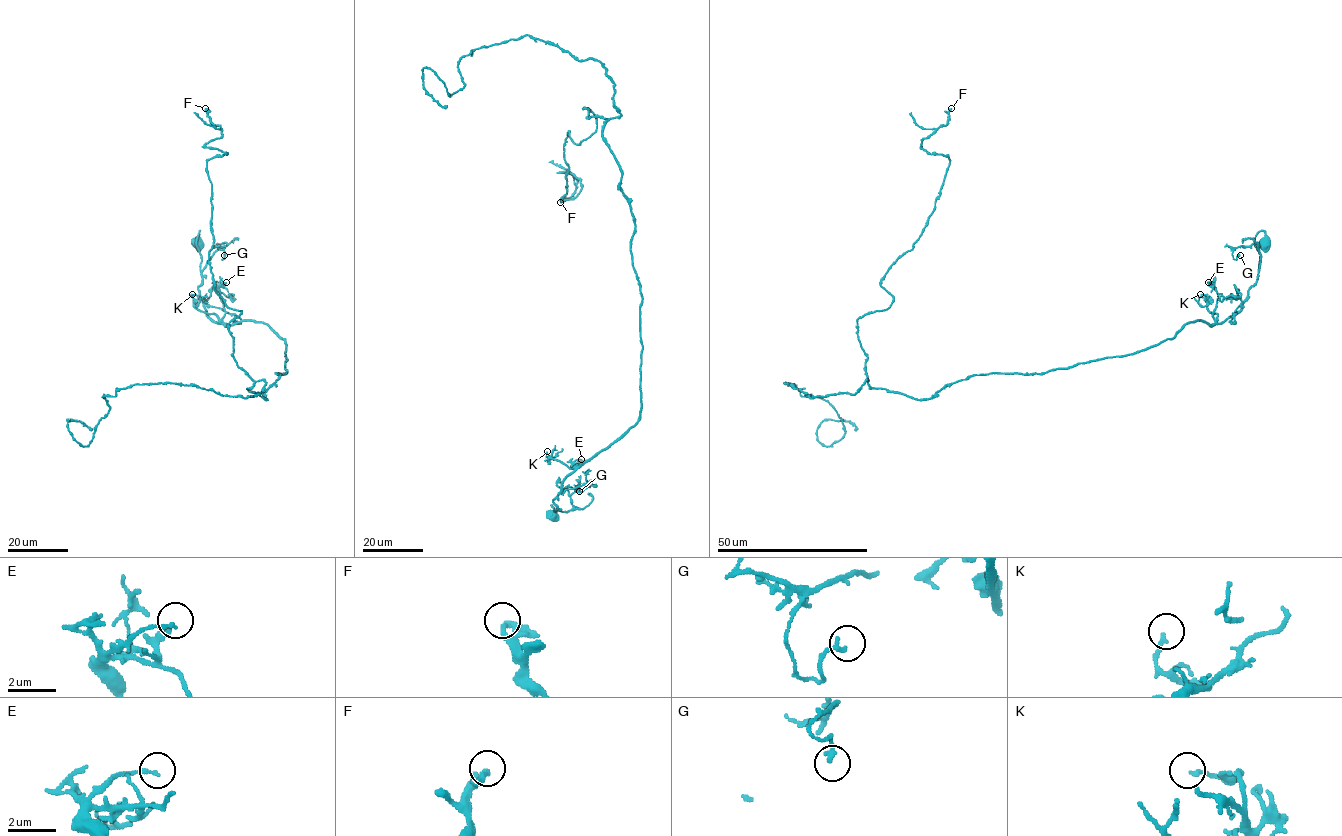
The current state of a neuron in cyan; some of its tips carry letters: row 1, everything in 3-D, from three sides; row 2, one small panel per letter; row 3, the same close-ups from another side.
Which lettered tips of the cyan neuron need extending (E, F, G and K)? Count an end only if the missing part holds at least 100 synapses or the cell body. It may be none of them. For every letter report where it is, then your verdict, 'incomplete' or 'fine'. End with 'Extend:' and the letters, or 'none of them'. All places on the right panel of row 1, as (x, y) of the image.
E: place (1208, 282); fine
F: place (951, 108); fine
G: place (1240, 255); fine
K: place (1200, 294); fine
Extend: none of them

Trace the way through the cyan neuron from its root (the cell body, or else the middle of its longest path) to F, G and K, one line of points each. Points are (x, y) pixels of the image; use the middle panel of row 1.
F: (551, 516), (641, 408), (635, 219), (588, 108), (561, 200), (582, 188), (561, 172), (577, 184), (560, 202)
G: (551, 516), (554, 510), (551, 505), (555, 510), (581, 509), (570, 499), (580, 483), (576, 486), (579, 491)
K: (551, 516), (551, 505), (556, 510), (553, 500), (575, 469), (548, 459), (547, 451)

